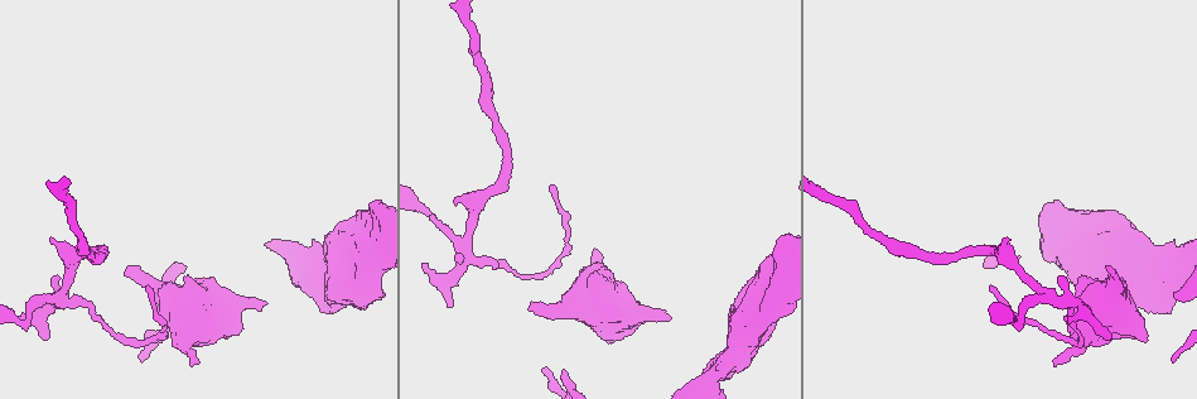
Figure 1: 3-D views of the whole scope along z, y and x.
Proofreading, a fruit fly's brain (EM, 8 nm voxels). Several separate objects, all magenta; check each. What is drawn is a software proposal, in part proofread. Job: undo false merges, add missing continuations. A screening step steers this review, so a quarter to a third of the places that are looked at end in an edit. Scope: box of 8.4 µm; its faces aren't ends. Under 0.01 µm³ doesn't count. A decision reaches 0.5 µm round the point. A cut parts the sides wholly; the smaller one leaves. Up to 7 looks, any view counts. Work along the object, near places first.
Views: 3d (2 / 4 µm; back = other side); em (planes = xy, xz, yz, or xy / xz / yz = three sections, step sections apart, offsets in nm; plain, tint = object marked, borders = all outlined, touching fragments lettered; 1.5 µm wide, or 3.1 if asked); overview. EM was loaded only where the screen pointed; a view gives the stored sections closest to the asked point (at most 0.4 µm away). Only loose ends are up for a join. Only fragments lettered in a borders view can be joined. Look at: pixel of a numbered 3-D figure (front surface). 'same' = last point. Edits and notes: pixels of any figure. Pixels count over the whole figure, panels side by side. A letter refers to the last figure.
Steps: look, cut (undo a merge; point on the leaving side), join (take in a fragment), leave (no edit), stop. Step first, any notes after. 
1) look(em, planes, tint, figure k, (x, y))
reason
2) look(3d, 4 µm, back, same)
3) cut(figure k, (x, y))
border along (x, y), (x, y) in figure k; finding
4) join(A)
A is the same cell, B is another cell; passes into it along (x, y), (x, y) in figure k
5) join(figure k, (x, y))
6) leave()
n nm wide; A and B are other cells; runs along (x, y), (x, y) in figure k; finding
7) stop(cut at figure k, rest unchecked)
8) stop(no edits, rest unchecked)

look(3d, 4 µm, back, figure 1, (263, 305))
free end

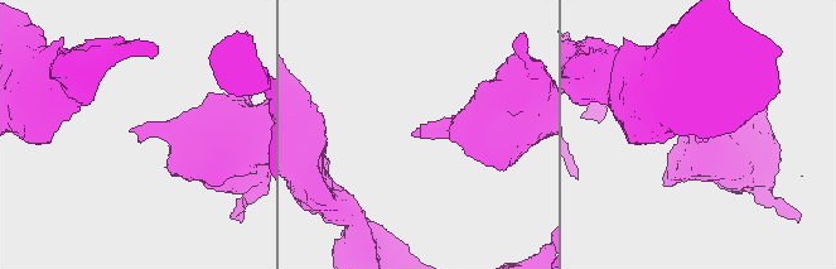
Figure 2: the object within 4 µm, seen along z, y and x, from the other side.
look(em, planes, plain, figure 2, (414, 137))
now the EM

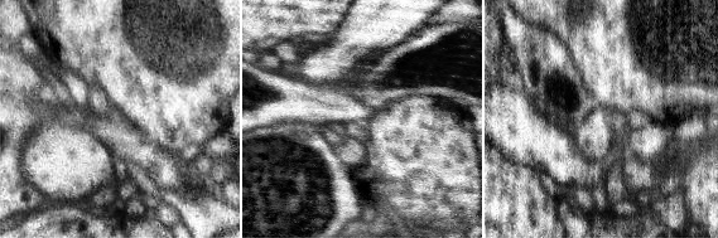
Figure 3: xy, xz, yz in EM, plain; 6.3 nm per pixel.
look(em, planes, borders, same)
what lies round it

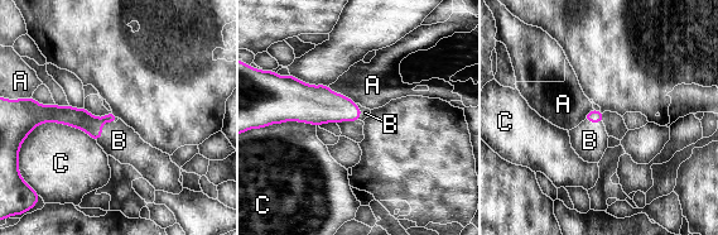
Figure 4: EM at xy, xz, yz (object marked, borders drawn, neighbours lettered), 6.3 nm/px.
join(B)
B is the same cell, A and C are other cells; passes into it along (81, 119), (101, 126), (119, 140) in figure 4; the neuron continues

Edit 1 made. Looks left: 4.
look(overview)

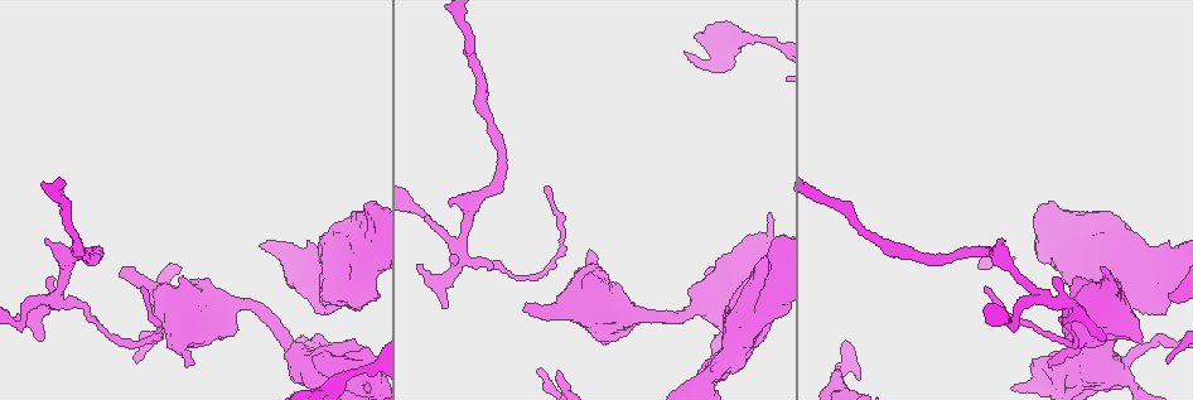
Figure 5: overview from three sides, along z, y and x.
look(3d, 2 µm, figure 5, (1103, 340))
an open end

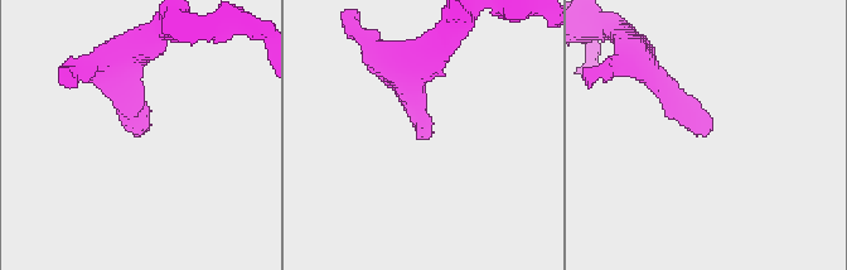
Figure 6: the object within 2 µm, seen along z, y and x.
look(em, xz, step 4, borders, figure 6, (416, 135))
now the EM

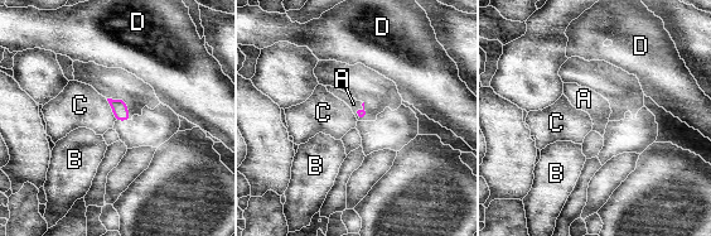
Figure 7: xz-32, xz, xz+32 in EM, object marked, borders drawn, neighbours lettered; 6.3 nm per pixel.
leave()
A, B, C and D are other cells; border along (106, 99), (116, 120) in figure 7; no lettered fragment goes on from it

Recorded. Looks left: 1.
stop(join at figure 4, rest unchecked)

